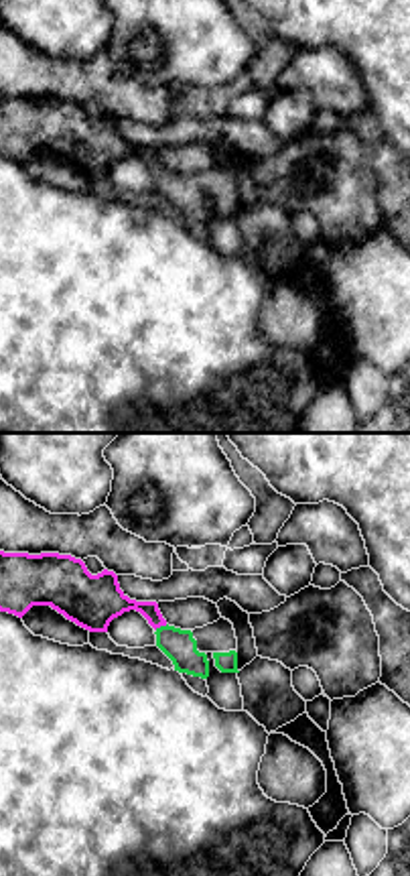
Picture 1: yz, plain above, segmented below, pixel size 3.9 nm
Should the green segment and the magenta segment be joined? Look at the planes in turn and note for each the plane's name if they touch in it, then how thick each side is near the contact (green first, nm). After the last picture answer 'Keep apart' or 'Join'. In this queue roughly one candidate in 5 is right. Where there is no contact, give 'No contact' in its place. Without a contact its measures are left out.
Touches green in yz. Thickness 130 nm (green) against 160 nm

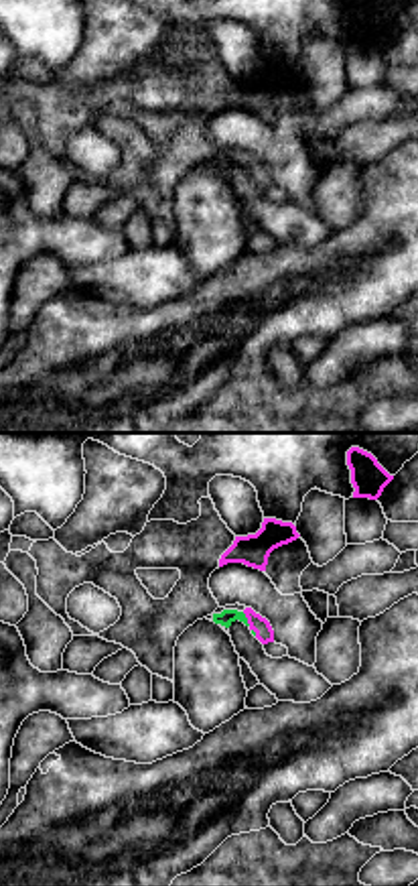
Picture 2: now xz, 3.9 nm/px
Touches green in xz. Thickness 60 nm (green) against 70 nm

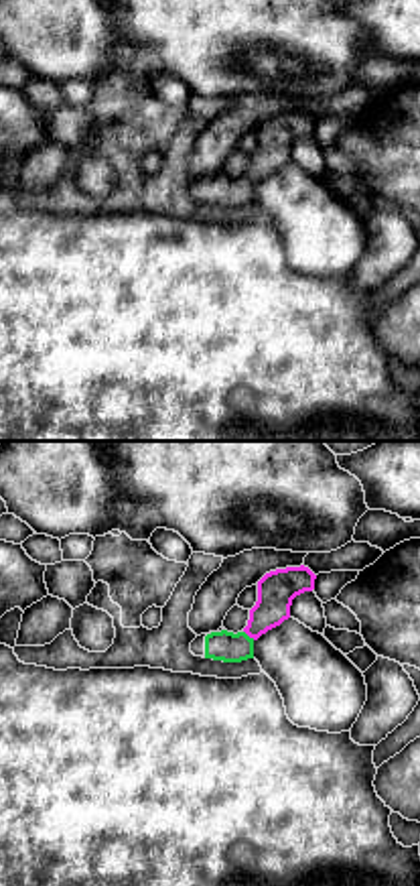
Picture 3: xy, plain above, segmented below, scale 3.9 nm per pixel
Touches green in xy. Thickness 120 nm (green) against 150 nm

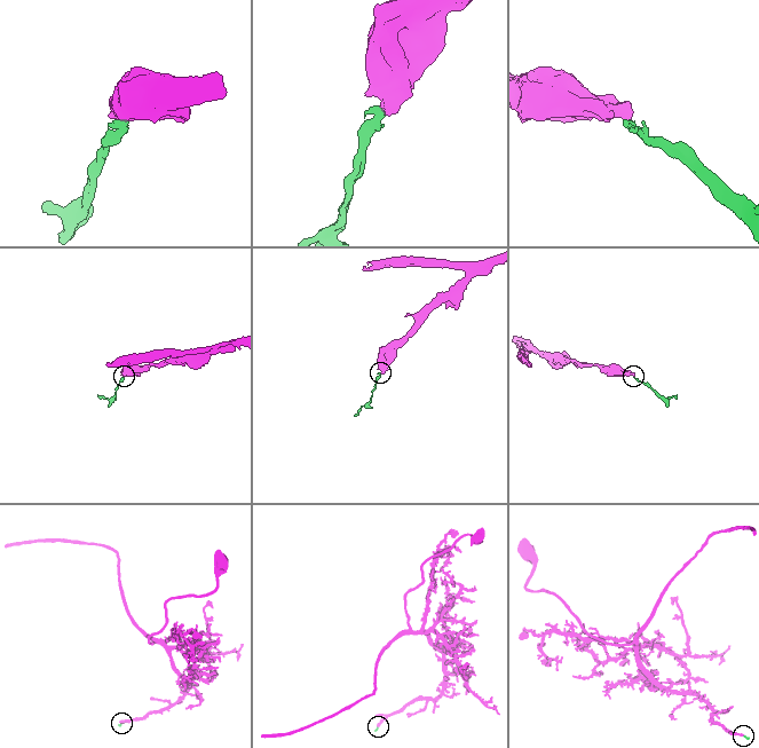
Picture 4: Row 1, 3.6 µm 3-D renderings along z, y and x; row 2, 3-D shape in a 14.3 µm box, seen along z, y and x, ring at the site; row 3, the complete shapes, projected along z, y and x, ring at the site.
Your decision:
Join

